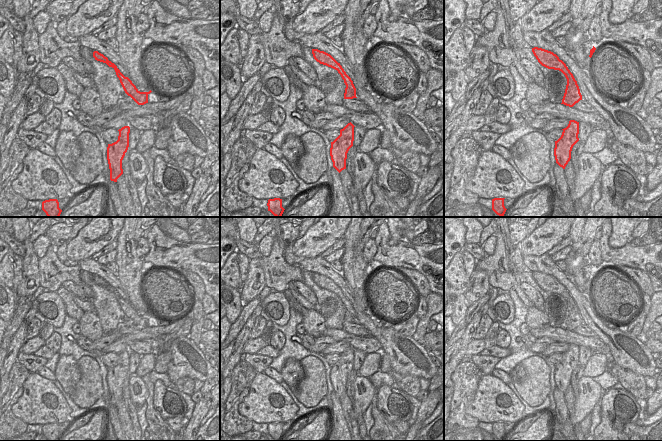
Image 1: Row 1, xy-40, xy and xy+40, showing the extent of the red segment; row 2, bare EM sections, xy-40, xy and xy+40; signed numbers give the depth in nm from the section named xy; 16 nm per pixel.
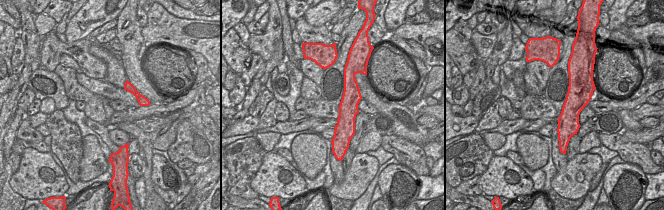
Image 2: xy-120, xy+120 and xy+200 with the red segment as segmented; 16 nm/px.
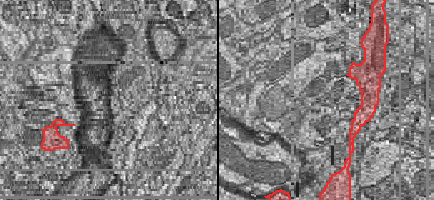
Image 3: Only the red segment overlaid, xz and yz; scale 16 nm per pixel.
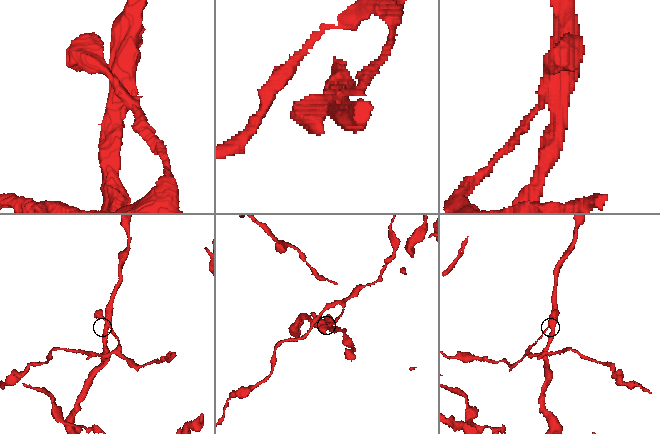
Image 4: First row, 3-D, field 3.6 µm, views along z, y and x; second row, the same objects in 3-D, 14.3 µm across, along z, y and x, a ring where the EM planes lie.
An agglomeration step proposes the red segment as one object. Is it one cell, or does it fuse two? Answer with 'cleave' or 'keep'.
cleave

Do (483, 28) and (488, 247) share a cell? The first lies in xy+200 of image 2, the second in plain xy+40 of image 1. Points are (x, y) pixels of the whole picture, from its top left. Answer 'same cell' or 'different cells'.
different cells

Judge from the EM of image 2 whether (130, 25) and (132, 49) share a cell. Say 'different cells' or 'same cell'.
same cell

